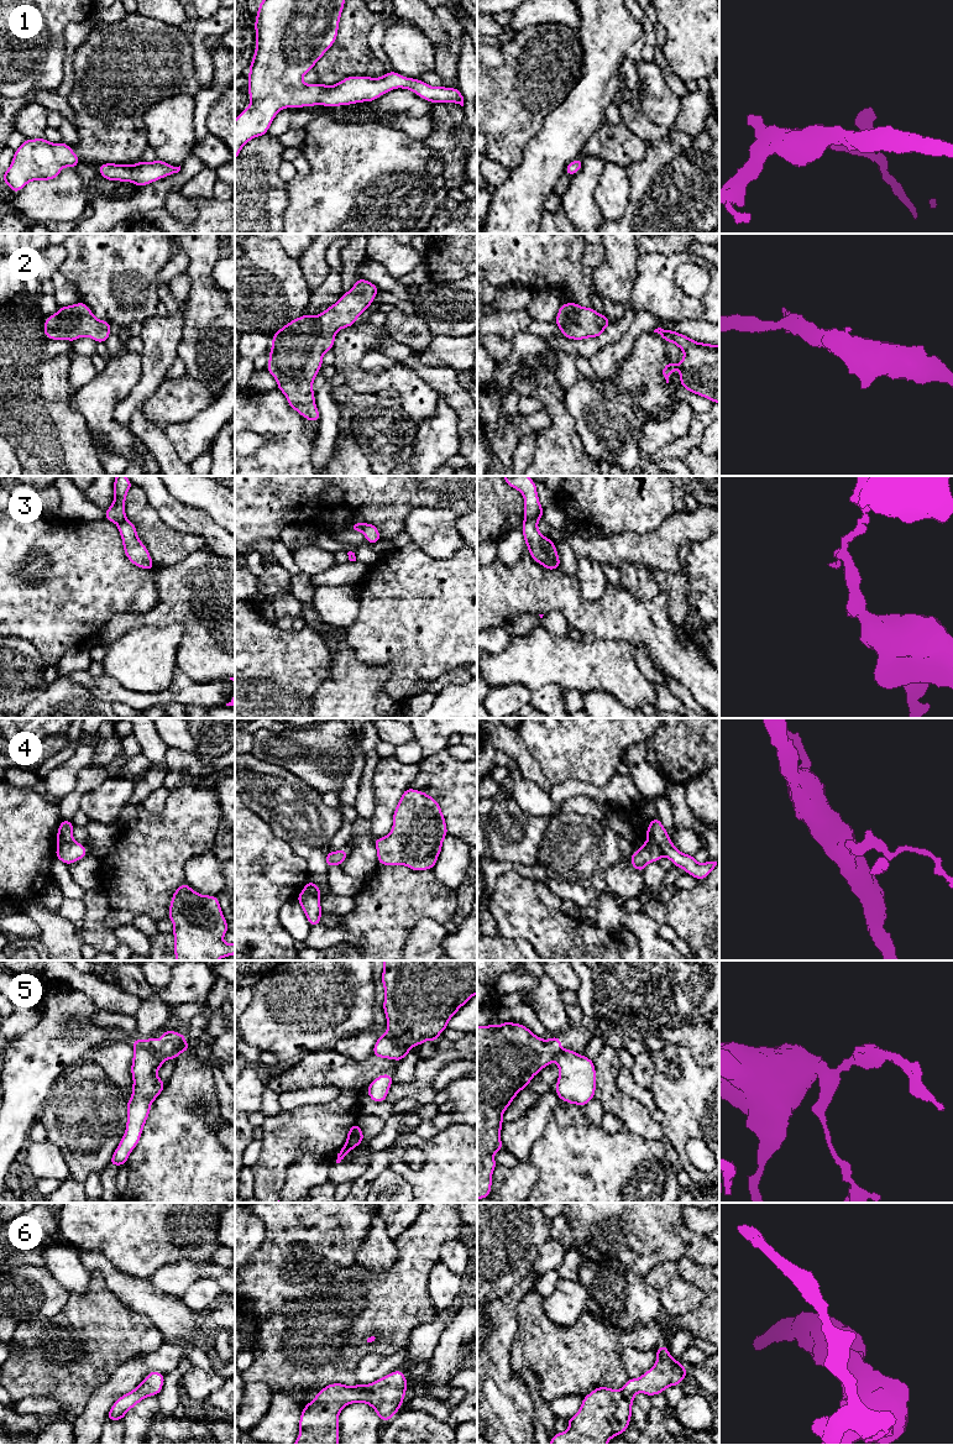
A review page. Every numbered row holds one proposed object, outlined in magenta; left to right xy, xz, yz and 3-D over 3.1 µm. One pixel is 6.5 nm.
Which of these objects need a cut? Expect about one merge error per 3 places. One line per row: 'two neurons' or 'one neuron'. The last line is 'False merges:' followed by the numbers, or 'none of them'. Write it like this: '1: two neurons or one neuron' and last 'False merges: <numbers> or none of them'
1: one neuron
2: one neuron
3: two neurons
4: two neurons
5: two neurons
6: one neuron
False merges: 3, 4, 5

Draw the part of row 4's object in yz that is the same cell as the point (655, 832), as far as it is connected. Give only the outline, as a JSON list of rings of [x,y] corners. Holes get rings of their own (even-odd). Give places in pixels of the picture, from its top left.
[[[653,818],[648,824],[646,838],[659,845],[663,855],[672,862],[677,868],[682,868],[686,874],[692,875],[695,879],[705,879],[719,864],[719,859],[707,860],[705,864],[696,862],[693,855],[681,853],[674,844],[667,831],[664,828],[659,818]]]

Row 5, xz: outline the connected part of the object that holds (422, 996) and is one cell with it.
[[[383,960],[387,1033],[407,1048],[438,1041],[451,1017],[477,994],[477,960]]]

